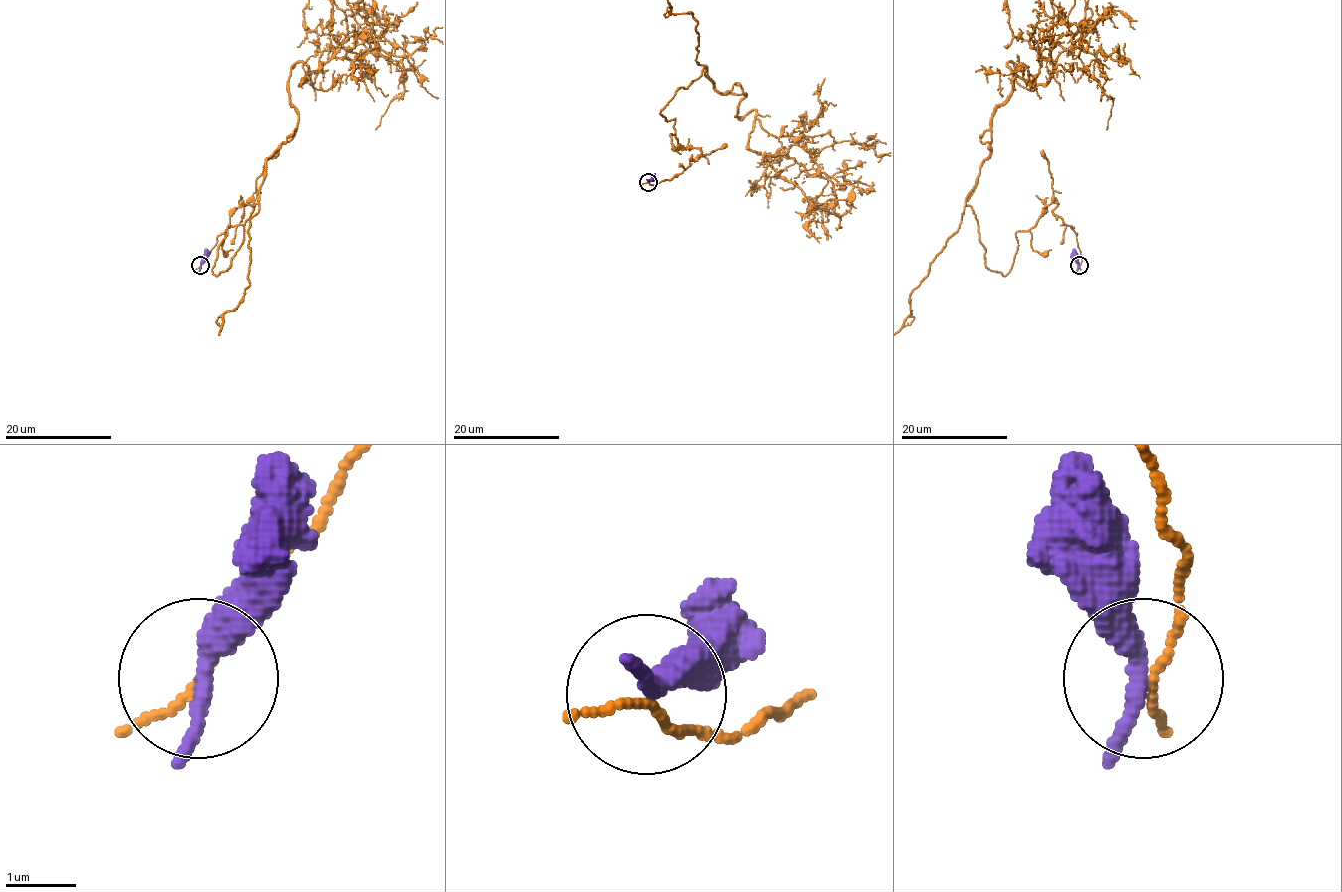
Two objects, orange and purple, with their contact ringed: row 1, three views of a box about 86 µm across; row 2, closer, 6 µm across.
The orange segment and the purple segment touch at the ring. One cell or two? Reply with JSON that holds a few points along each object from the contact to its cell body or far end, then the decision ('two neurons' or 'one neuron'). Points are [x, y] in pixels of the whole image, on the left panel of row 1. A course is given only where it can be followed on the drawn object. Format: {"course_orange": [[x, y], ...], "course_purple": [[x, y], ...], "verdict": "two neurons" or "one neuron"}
{"course_purple": [[200, 265], [208, 249]], "verdict": "two neurons"}

